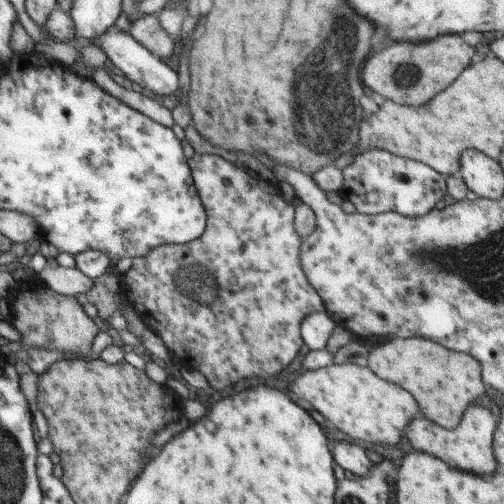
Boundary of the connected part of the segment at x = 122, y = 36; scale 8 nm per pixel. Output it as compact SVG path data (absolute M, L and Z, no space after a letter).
M108 28L108 32L104 32L103 36L96 36L96 39L91 42L93 46L105 52L113 67L121 70L132 83L135 82L141 89L146 88L146 90L150 90L156 96L163 97L178 93L180 88L178 74L165 64L162 59L157 58L152 52L146 50L142 44L139 44L132 37L132 34L124 32L124 29L113 32Z

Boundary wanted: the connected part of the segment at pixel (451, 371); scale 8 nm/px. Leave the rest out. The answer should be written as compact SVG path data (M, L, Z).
M392 338L369 351L368 367L383 380L400 384L420 404L420 410L435 424L454 429L466 408L485 393L480 364L464 352L449 350L435 341L421 338Z

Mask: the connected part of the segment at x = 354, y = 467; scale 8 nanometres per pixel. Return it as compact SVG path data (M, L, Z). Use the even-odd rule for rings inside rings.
M341 439L332 444L332 456L334 460L354 476L366 476L375 464L369 460L365 450L359 442L351 442Z

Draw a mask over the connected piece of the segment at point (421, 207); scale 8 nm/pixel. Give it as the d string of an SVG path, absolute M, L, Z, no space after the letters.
M387 149L362 150L354 162L342 170L344 184L339 191L342 199L352 202L358 213L397 214L420 218L435 209L447 194L446 178L419 161L410 160L388 152Z

